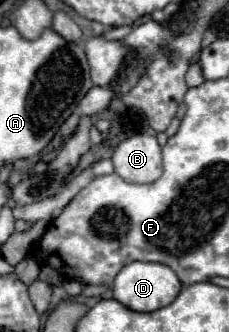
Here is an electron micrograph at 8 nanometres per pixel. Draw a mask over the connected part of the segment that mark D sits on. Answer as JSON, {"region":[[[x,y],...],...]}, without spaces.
{"region":[[[152,262],[126,264],[116,274],[114,284],[112,284],[114,298],[136,312],[154,312],[162,306],[168,306],[170,302],[174,302],[174,298],[178,296],[180,290],[182,290],[182,282],[174,274],[174,270],[170,270],[170,266],[166,266],[166,264],[152,264]]]}

